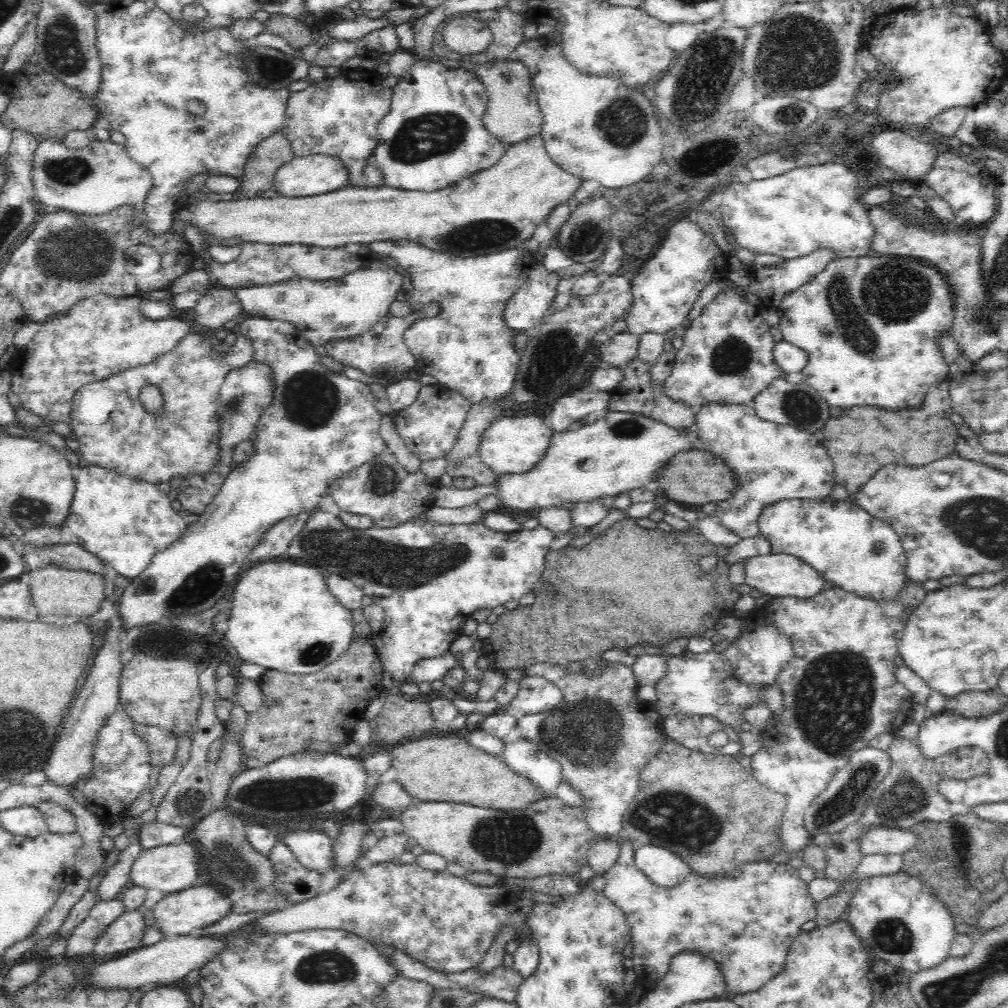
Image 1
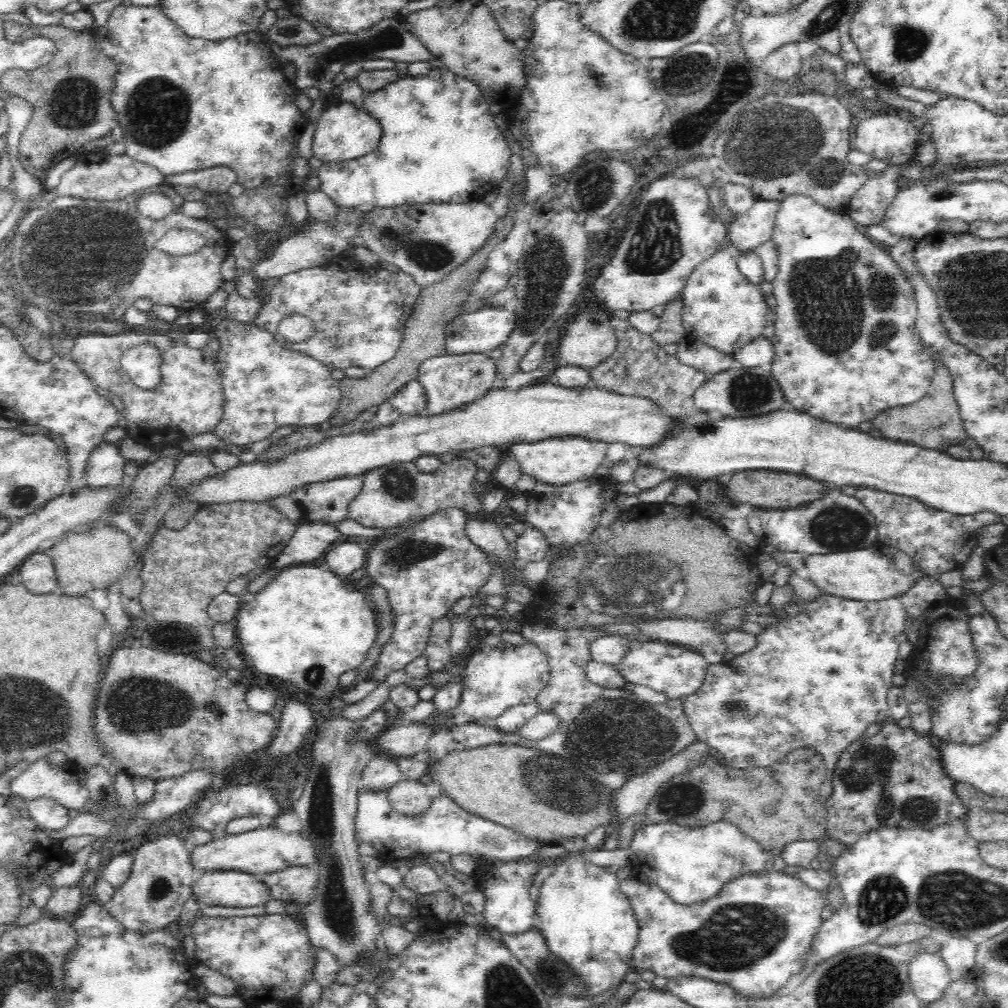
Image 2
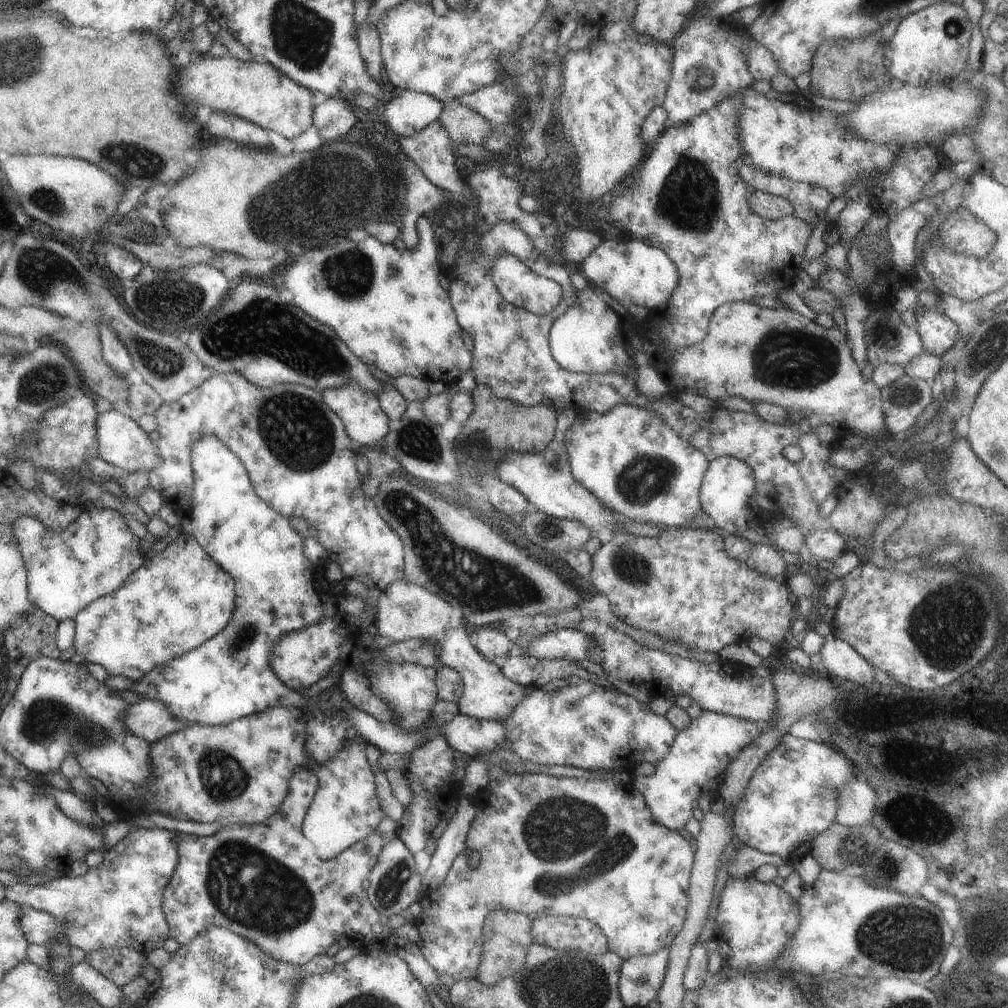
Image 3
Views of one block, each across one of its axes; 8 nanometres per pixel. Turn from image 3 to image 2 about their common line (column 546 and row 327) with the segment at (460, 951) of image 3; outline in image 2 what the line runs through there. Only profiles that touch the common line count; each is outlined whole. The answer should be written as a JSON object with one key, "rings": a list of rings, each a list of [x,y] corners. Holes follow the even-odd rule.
{"rings":[[[792,195],[781,201],[772,239],[777,246],[777,275],[772,282],[772,293],[776,299],[776,306],[773,309],[774,314],[776,314],[776,320],[773,324],[775,334],[770,340],[776,348],[776,358],[769,368],[778,381],[786,401],[800,413],[806,413],[814,418],[857,430],[860,422],[872,420],[883,410],[894,407],[900,408],[921,400],[927,394],[936,366],[931,362],[930,354],[924,349],[919,333],[915,328],[917,315],[915,286],[888,252],[884,251],[877,241],[868,236],[865,229],[857,224],[848,211],[828,208],[804,195]]]}

